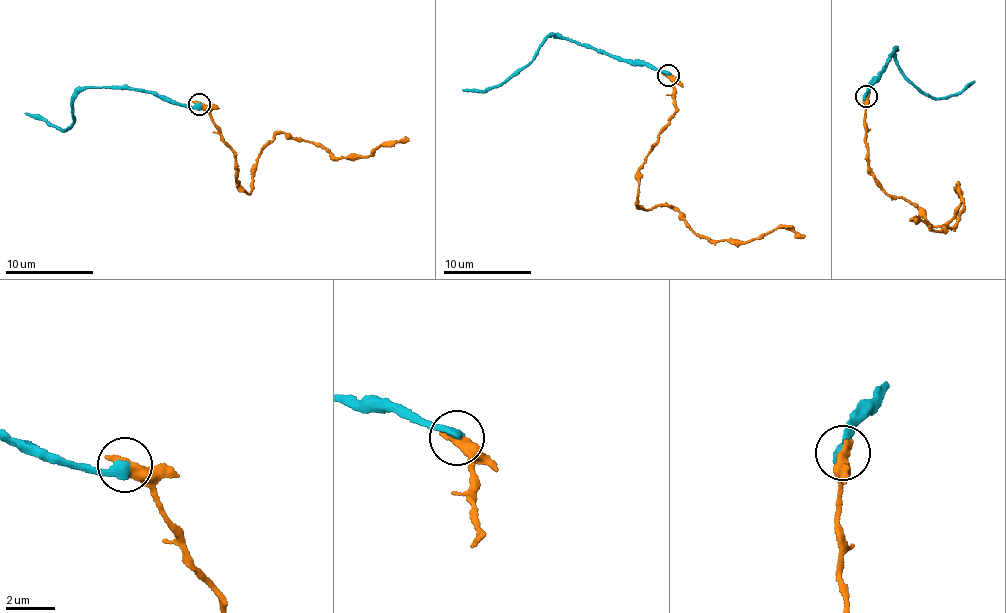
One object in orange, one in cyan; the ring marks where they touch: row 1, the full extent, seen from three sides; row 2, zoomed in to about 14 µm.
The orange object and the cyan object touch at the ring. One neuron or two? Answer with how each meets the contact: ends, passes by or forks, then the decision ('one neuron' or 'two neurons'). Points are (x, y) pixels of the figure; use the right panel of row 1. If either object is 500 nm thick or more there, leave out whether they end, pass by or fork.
two neurons

